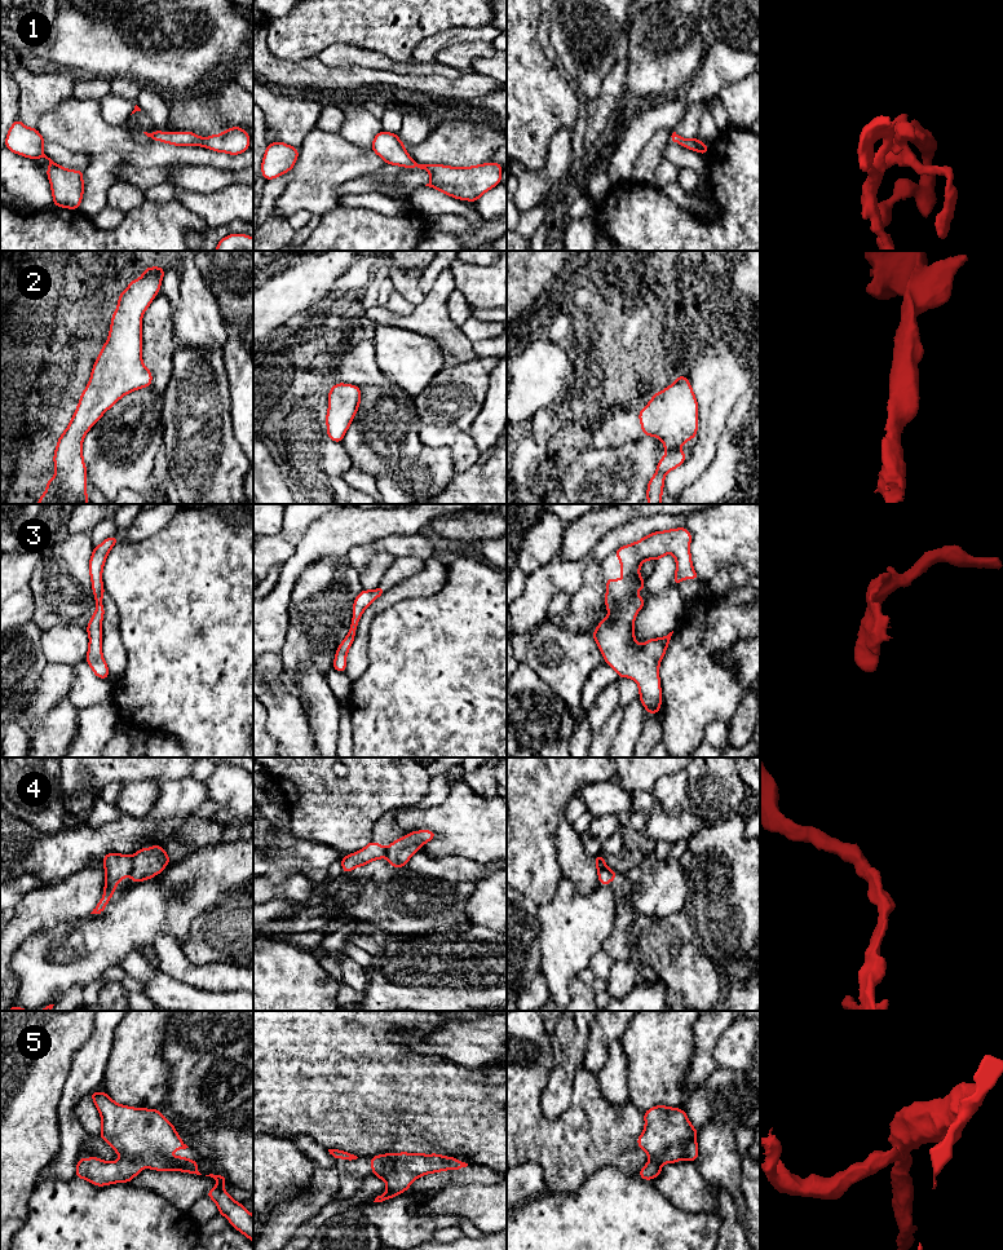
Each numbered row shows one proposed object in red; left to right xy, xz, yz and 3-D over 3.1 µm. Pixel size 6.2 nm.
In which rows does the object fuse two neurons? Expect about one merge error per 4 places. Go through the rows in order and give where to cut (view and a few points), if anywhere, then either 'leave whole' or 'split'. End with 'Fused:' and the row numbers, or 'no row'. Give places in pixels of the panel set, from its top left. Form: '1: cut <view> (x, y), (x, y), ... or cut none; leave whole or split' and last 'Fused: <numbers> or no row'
1: cut none; leave whole
2: cut none; leave whole
3: cut none; leave whole
4: cut xy (132, 856), (132, 870), (129, 873); split
5: cut none; leave whole
Fused: 4

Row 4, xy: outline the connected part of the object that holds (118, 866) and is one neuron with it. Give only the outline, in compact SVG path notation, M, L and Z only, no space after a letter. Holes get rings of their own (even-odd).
M115 852L107 853L102 858L102 865L106 871L103 896L90 914L101 914L106 909L107 902L114 900L111 895L116 891L116 884L131 874L133 869L132 856Z

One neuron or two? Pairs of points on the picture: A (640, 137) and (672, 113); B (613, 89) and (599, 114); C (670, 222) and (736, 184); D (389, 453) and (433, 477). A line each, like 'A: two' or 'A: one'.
A: one
B: one
C: one
D: two

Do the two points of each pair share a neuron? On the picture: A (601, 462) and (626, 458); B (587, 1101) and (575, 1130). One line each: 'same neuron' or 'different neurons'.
A: same neuron
B: same neuron

